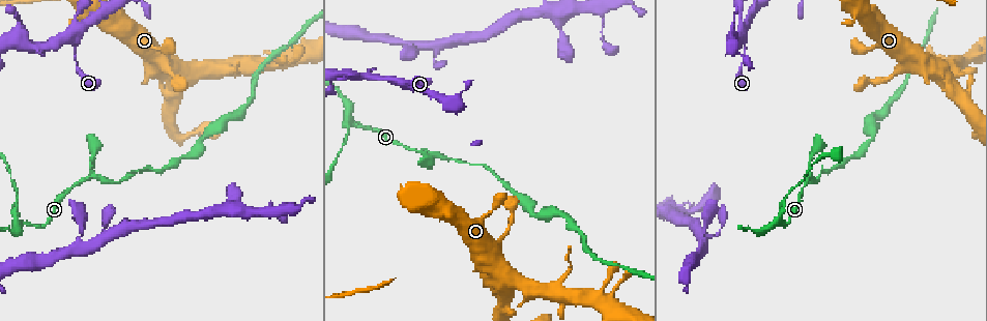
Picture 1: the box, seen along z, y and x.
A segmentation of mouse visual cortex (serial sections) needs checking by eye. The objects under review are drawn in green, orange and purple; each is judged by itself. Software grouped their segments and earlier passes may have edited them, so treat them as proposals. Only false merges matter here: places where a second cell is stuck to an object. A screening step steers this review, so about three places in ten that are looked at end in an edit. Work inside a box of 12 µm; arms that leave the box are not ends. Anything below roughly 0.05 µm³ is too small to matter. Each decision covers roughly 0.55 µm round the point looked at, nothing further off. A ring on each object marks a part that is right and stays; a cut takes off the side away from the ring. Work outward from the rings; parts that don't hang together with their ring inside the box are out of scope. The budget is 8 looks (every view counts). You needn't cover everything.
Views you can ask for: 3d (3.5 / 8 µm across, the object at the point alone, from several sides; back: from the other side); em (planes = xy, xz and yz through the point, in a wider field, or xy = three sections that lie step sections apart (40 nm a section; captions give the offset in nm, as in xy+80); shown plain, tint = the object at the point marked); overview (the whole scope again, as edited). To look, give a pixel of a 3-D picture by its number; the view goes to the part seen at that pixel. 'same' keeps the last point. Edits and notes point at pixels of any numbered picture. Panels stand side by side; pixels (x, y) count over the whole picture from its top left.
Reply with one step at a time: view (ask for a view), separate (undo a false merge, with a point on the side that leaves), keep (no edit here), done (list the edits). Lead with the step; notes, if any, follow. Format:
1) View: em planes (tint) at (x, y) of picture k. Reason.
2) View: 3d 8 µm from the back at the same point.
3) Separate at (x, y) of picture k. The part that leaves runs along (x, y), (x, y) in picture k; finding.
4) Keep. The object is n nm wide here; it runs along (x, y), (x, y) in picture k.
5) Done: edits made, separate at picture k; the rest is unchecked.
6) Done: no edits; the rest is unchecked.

View: 3d 3.5 µm at (964, 65) of picture 1. A narrow waist.

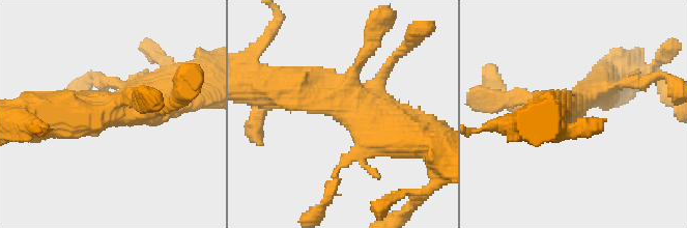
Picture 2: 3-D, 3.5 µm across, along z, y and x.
View: em xy step 2 (tint) at (126, 108) of picture 2. Need the tissue.

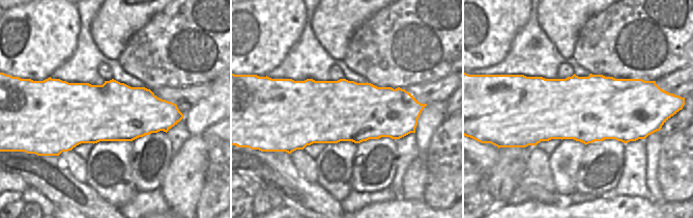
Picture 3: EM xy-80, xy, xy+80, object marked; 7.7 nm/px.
Keep. It runs along (295, 86), (416, 139) in picture 2; continuous, no second cell.

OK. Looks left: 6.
View: 3d 8 µm at (745, 43) of picture 1. Abrupt turn.

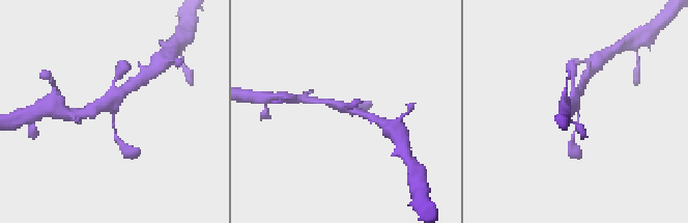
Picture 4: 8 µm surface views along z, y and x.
View: 3d 3.5 µm at (577, 110) of picture 4.

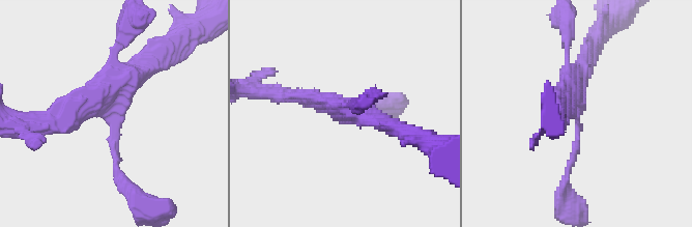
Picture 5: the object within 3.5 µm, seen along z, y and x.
View: em xy step 1 (tint) at (579, 119) of picture 5. 4 arms meet here; the arms are 100, 250, 300, 350 nm wide.

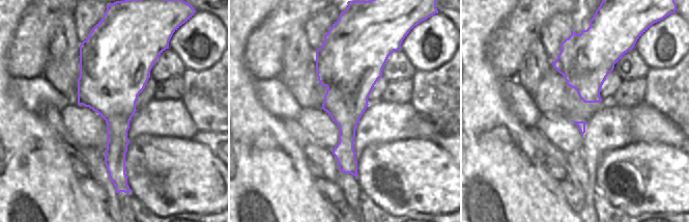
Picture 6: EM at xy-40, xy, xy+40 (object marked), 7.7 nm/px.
Keep. The object is 380 nm wide here; it runs along (126, 181), (101, 106), (59, 121) in picture 5; one cell here.

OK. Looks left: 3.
View: 3d 8 µm at (15, 221) of picture 1.

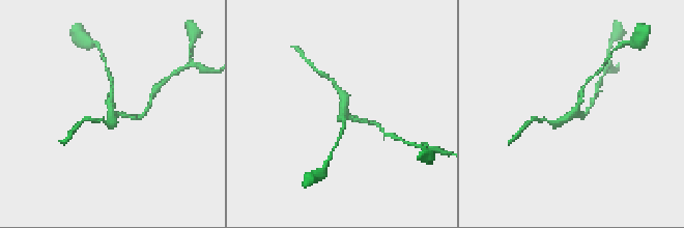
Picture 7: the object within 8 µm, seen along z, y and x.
View: em planes (tint) at (573, 110) of picture 7. 3 arms meet here; the arms are 150, 150, 300 nm wide.

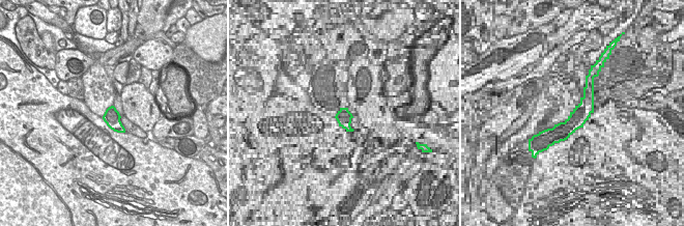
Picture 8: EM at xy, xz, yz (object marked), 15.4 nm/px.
Keep. It runs along (138, 116), (110, 109), (112, 82) in picture 7; continuous, no second cell.

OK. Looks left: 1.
Done: no edits; the rest is unchecked.

